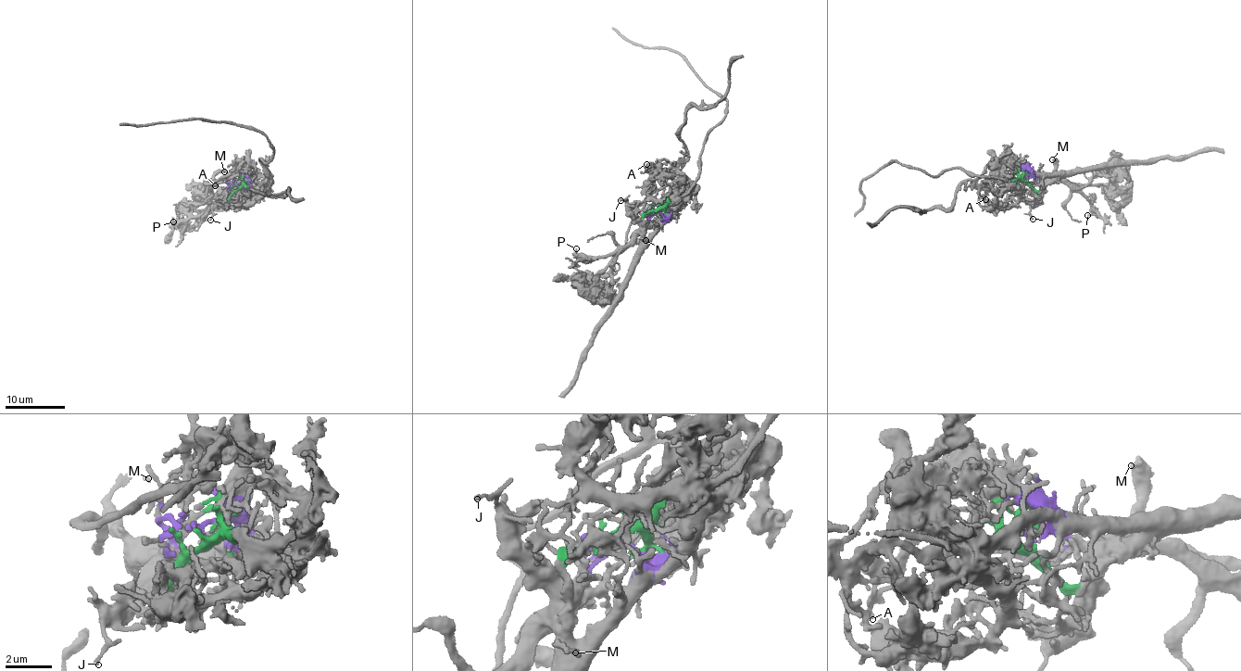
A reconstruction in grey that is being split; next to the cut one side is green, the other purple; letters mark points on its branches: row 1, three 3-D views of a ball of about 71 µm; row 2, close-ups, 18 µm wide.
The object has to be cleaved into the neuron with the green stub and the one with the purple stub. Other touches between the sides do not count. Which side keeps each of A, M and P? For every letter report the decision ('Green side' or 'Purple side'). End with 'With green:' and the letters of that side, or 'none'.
A: Green side
M: Purple side
P: Purple side
With green: A

